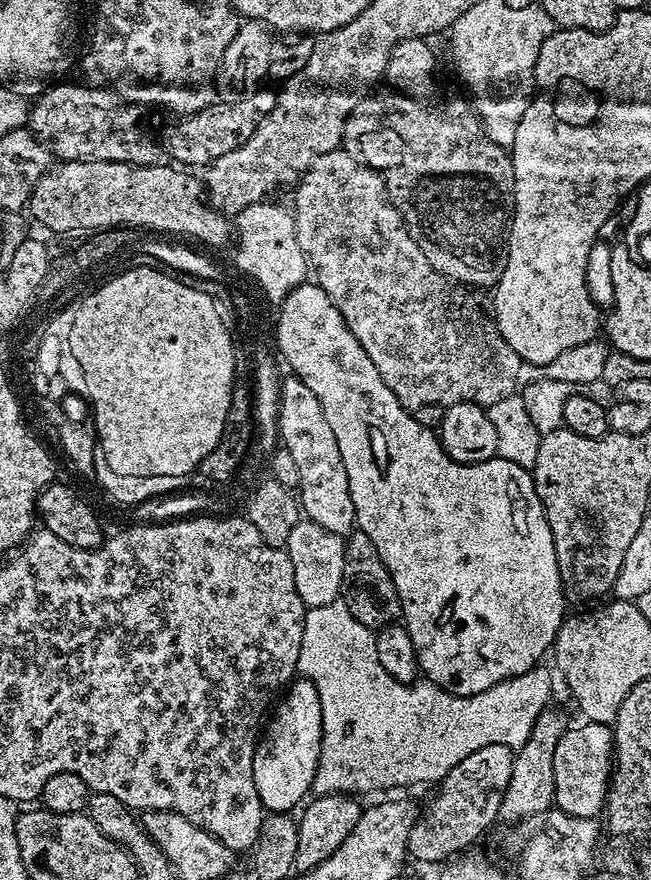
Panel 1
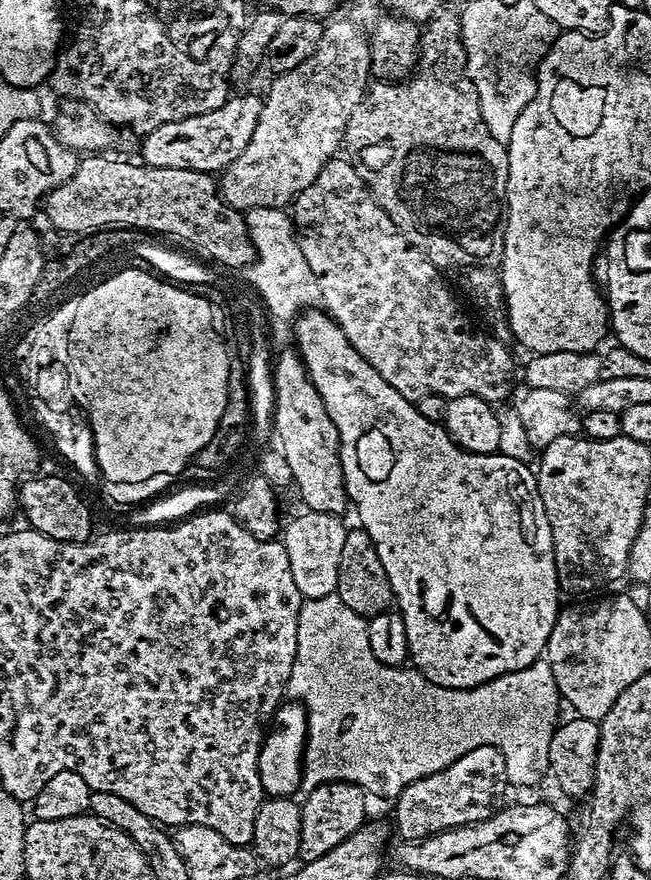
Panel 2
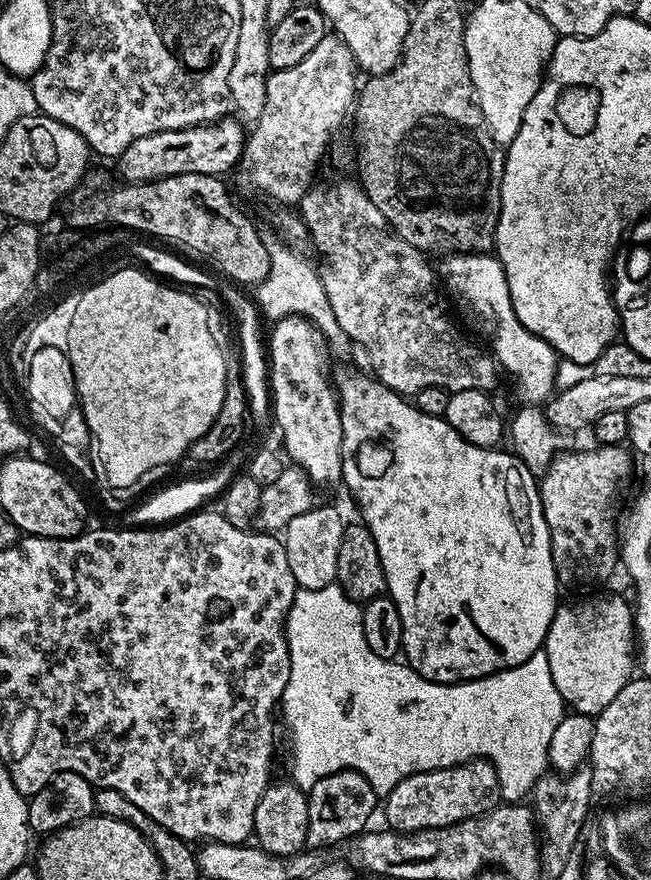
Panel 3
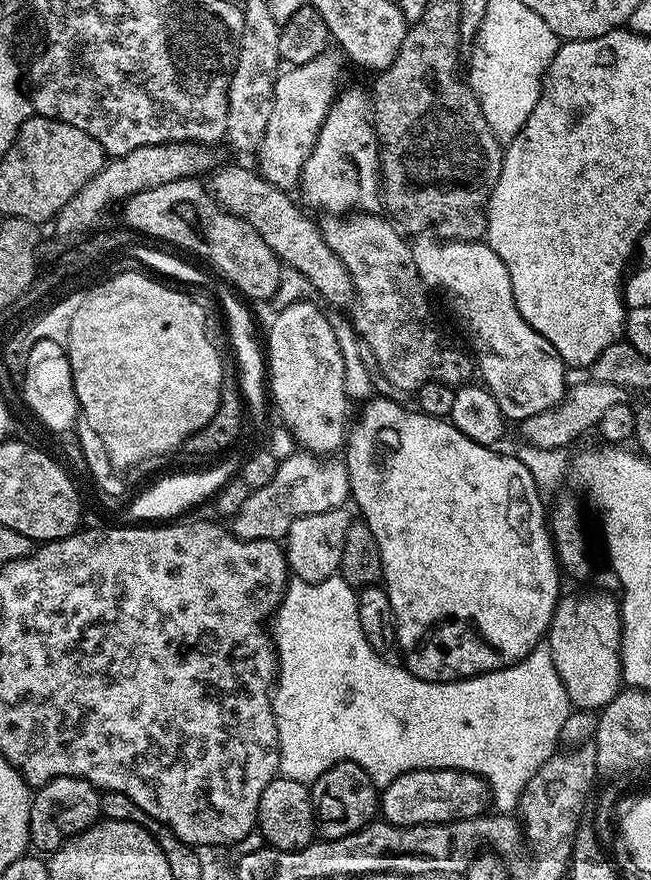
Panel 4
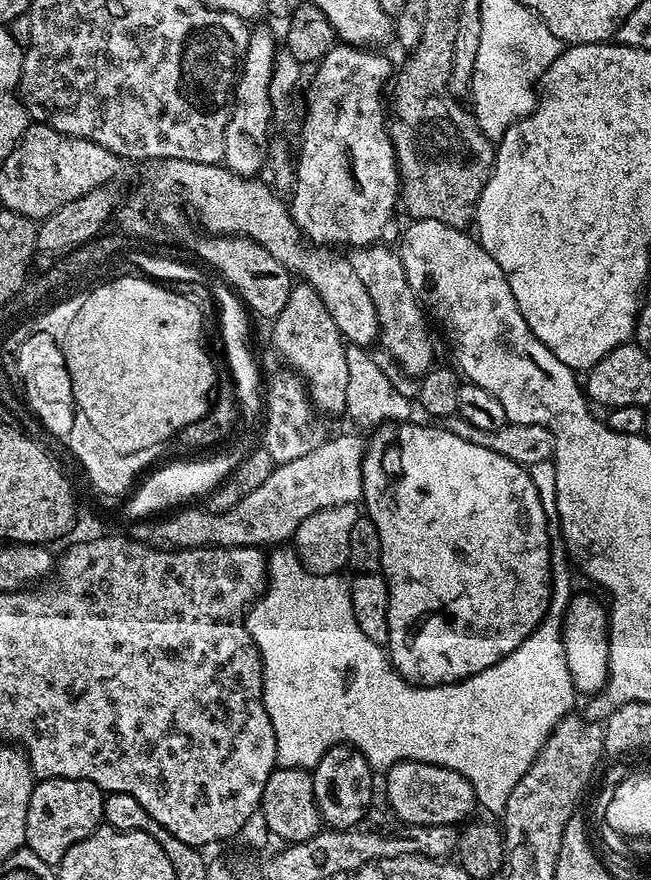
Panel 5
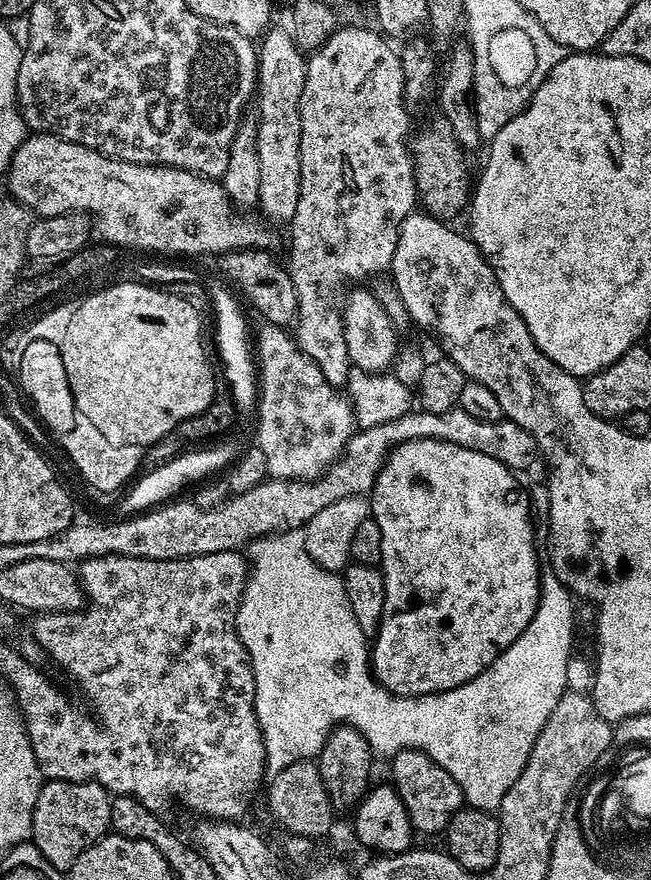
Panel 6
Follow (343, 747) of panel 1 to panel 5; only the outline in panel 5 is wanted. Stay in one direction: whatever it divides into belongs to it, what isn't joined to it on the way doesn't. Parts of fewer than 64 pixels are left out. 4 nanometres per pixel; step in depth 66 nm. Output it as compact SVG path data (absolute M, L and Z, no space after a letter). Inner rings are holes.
M280 546L275 549L276 553L271 553L268 556L268 586L264 590L263 596L248 609L246 613L246 623L248 625L248 633L250 638L254 638L254 642L258 646L260 651L260 661L264 663L264 705L266 706L266 714L270 718L270 722L274 726L274 738L276 739L276 763L281 768L303 768L305 770L315 769L316 763L323 758L329 750L331 750L336 744L351 744L352 747L357 748L362 755L366 758L366 762L374 770L387 770L393 768L396 764L401 764L403 760L417 760L418 762L426 762L427 764L433 764L434 766L442 766L443 768L449 768L454 770L458 774L462 774L462 778L466 778L470 782L470 786L476 792L476 802L481 809L485 808L488 812L496 812L496 814L503 813L506 802L510 798L510 790L514 790L514 786L518 786L518 782L522 778L522 774L526 774L526 770L530 770L530 766L534 762L534 758L544 748L544 743L548 735L554 730L554 726L565 716L569 715L573 711L572 703L578 699L578 693L575 686L572 684L572 676L570 670L567 668L566 654L563 650L563 638L561 636L561 618L567 613L568 603L570 599L570 591L568 592L568 584L564 580L557 579L552 585L552 599L550 601L551 614L544 617L540 621L540 625L535 630L528 633L528 637L522 642L522 646L512 649L512 653L506 658L502 658L497 664L489 664L486 670L482 670L476 676L471 676L468 680L457 680L455 684L439 684L433 688L422 688L410 683L408 680L403 680L396 669L393 668L391 660L388 659L385 649L381 645L370 642L370 638L366 638L366 634L362 634L362 629L358 627L358 621L354 619L354 606L350 602L350 584L347 579L343 580L343 575L337 574L334 576L315 576L313 572L308 571L308 567L300 561L300 555L296 553L295 547L292 546Z

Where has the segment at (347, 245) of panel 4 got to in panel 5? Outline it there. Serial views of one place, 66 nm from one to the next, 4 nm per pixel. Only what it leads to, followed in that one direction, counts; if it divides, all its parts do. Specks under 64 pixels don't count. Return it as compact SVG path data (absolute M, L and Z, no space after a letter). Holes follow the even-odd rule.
M377 242L371 246L360 246L351 253L350 259L358 278L366 286L370 298L374 300L374 310L378 314L380 334L379 347L384 347L394 359L400 363L404 372L409 372L413 378L419 378L433 367L432 336L428 333L429 317L420 303L420 299L410 290L410 282L406 278L406 270L402 266L399 255L392 252L383 243Z

